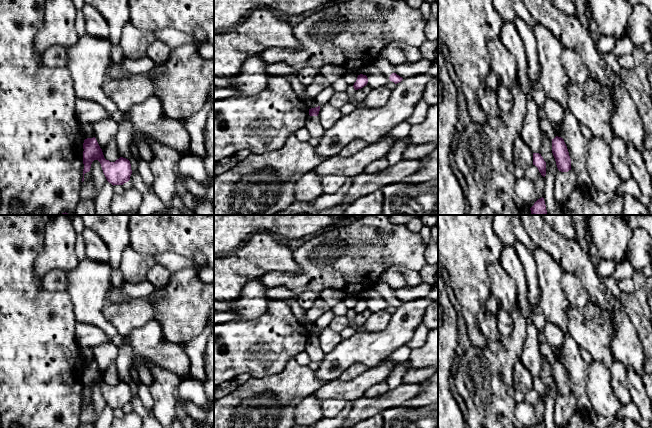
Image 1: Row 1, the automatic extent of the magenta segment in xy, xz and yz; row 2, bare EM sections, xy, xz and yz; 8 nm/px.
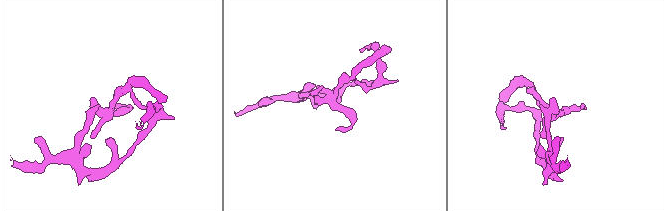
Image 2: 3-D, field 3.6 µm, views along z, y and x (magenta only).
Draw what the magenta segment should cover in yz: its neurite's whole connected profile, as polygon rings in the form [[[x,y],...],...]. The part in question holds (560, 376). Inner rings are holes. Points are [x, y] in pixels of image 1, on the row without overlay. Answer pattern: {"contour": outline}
{"contour": [[[556,360],[552,363],[552,377],[559,395],[568,396],[571,394],[571,383],[563,362]]]}

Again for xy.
{"contour": [[[95,361],[85,363],[83,373],[84,393],[82,406],[84,405],[84,398],[90,395],[94,384],[100,386],[107,405],[113,410],[123,409],[130,404],[132,398],[130,385],[123,381],[120,381],[115,386],[106,384]]]}

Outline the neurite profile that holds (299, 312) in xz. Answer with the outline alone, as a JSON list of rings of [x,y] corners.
[[[296,300],[289,301],[289,306],[291,307],[292,312],[295,314],[296,319],[305,326],[309,333],[319,330],[319,328],[314,324],[308,324],[305,321],[305,310],[298,304]]]

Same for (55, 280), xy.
[[[61,269],[50,270],[43,277],[42,287],[49,291],[67,291],[67,271]]]

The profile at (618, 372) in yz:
[[[613,358],[613,363],[609,368],[609,373],[614,395],[622,405],[632,403],[632,397],[626,383],[627,368],[620,361]]]

